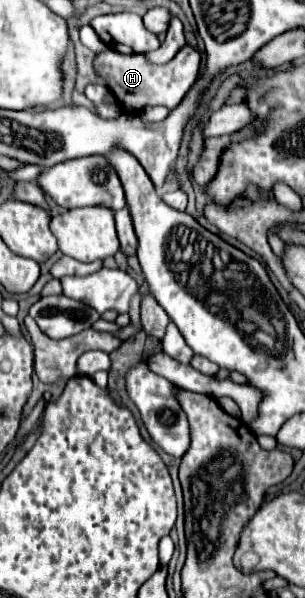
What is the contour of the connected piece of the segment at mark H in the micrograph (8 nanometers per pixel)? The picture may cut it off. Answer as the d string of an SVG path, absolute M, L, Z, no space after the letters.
M184 45L170 63L152 65L142 55L122 55L116 51L106 51L102 55L96 55L94 67L108 81L108 89L116 95L118 103L124 109L130 109L132 113L138 113L148 105L164 105L168 109L174 109L198 79L200 53L194 47Z

